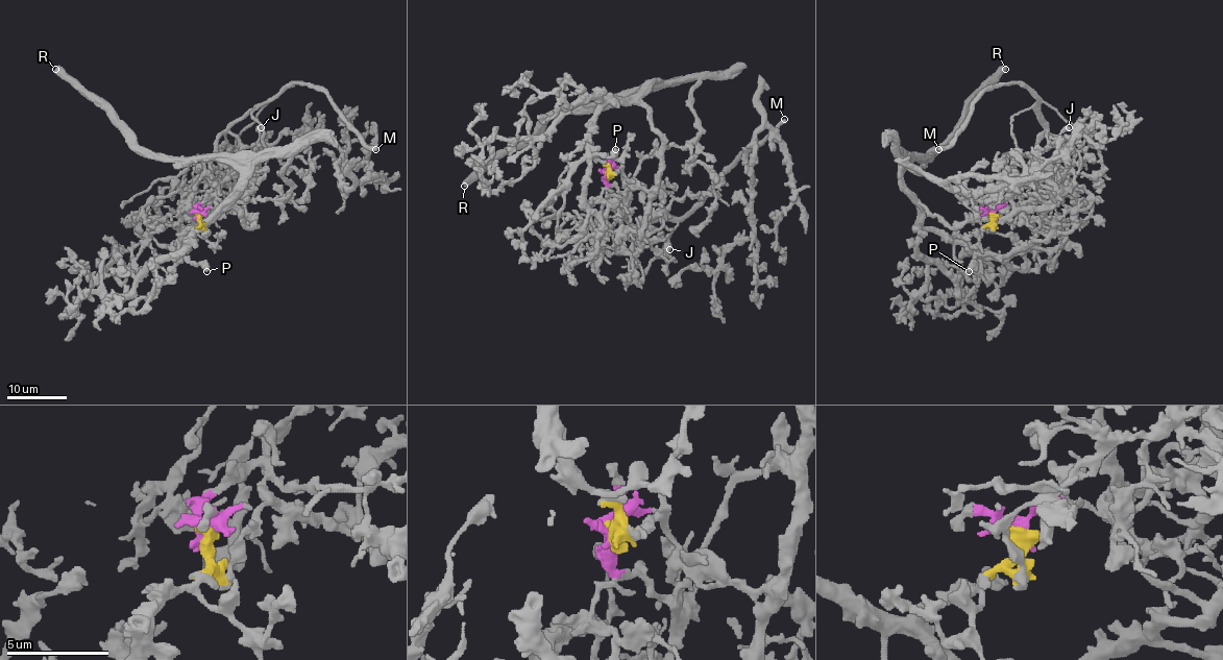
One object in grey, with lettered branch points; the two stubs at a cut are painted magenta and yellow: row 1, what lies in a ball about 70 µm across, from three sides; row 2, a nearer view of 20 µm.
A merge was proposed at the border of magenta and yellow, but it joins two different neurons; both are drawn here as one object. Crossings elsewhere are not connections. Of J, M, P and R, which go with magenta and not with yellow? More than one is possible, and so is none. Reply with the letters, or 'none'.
J, M

